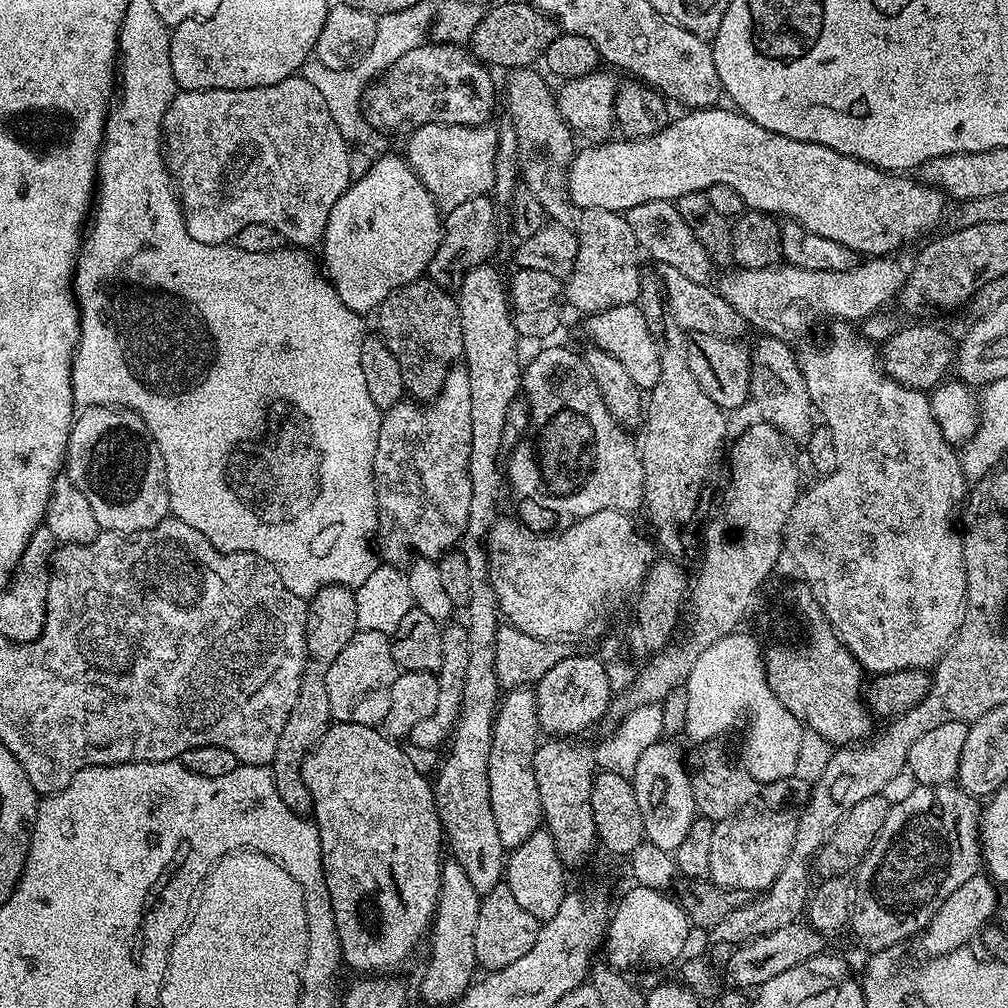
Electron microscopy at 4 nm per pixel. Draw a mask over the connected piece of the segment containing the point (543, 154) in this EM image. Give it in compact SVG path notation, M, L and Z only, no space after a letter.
M532 66L511 69L507 73L508 85L502 88L503 95L504 92L508 95L507 119L514 134L518 134L520 175L522 183L534 193L534 198L542 202L542 210L549 221L571 225L574 205L568 197L568 167L578 148L572 145L574 133L562 118L560 107L556 105L554 88L534 69Z

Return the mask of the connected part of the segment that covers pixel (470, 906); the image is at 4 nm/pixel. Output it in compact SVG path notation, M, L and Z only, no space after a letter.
M448 858L440 865L440 893L436 903L436 914L430 929L432 953L420 980L420 996L428 1004L446 1004L468 989L478 972L474 954L474 930L478 927L480 895L470 883L466 870L458 862Z

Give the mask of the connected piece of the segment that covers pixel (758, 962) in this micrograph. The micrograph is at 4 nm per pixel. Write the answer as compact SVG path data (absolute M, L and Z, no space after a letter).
M793 922L773 928L767 932L761 932L750 940L745 940L735 949L736 952L728 960L729 985L740 990L748 990L748 987L759 986L770 982L770 978L778 978L786 970L806 962L810 958L821 955L825 951L825 937L804 922Z

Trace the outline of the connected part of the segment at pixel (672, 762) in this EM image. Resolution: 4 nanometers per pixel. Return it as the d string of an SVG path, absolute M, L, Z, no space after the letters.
M661 738L652 746L646 747L634 768L631 781L634 786L634 798L638 798L638 810L642 810L642 826L647 843L658 846L658 850L675 853L676 847L682 842L682 838L686 838L690 826L698 818L698 813L692 789L694 781L686 763L686 756L680 753L678 745L671 744L668 740L671 739Z

